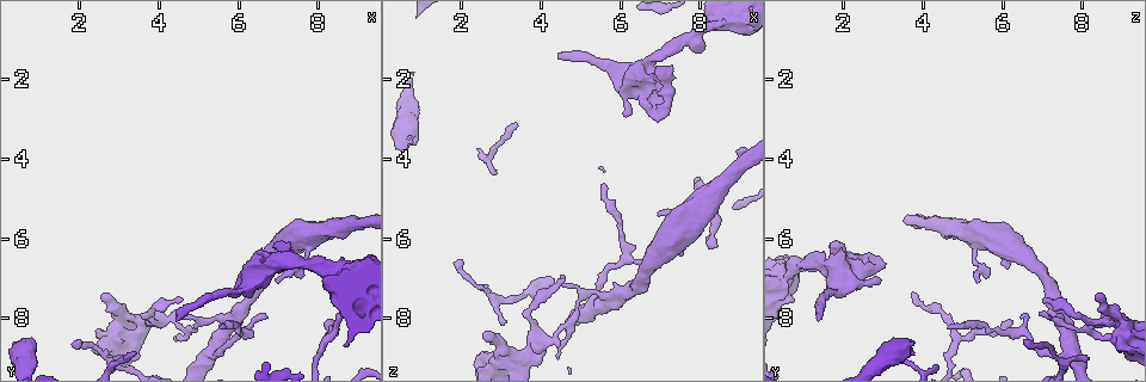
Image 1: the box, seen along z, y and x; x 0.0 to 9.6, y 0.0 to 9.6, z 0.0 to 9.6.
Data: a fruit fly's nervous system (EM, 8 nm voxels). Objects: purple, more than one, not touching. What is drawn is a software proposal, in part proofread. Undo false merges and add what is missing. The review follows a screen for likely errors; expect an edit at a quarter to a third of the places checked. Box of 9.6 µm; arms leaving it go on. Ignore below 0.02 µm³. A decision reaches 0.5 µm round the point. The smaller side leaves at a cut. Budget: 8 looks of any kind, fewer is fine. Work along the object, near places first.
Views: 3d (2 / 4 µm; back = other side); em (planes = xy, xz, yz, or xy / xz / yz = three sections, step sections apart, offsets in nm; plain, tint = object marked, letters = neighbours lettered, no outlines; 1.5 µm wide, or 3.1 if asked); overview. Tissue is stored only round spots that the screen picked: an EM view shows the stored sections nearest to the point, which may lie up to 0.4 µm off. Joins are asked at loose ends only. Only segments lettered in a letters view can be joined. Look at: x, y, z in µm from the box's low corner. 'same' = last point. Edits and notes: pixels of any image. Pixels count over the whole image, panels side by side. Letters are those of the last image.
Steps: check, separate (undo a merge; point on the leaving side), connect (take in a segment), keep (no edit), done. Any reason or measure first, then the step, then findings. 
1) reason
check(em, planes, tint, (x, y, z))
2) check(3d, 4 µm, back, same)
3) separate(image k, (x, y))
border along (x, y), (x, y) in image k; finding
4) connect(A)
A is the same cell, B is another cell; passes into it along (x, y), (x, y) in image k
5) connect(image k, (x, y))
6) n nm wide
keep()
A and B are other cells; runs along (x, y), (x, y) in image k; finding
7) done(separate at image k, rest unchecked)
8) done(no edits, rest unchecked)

three-way junction
check(3d, 4 µm, (4.40, 8.10, 8.35))

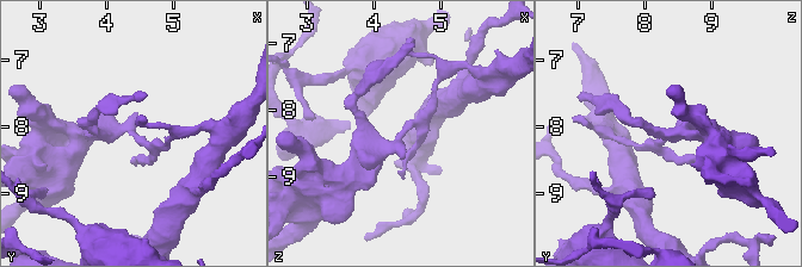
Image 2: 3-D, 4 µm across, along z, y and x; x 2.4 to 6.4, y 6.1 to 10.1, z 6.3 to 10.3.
check(em, planes, tint, (4.35, 8.10, 8.45))

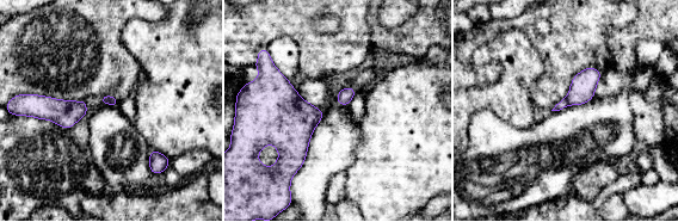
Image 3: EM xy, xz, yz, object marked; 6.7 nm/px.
check(em, planes, letters, same)

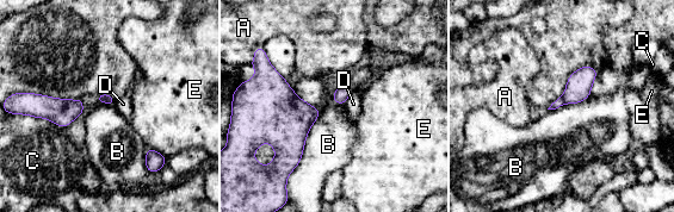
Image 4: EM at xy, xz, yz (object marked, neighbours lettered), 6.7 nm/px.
B touches over 500 nm
separate(image 4, (577, 88))
A, B, C, D and E are other cells; border along (561, 98), (564, 103) in image 4; a second cell is stuck on

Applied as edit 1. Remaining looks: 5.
tapers out
check(em, planes, letters, (6.95, 7.20, 5.35))

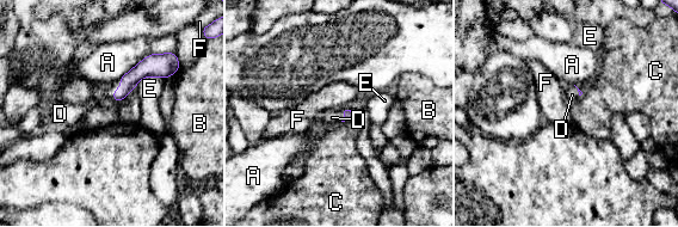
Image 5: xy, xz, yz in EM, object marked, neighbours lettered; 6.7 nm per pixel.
connect(D)
D is the same cell, A, B, C, E and F are other cells; passes into it along (145, 68), (115, 90), (105, 93) in image 5; the cell continues

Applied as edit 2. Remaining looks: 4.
check(overview)

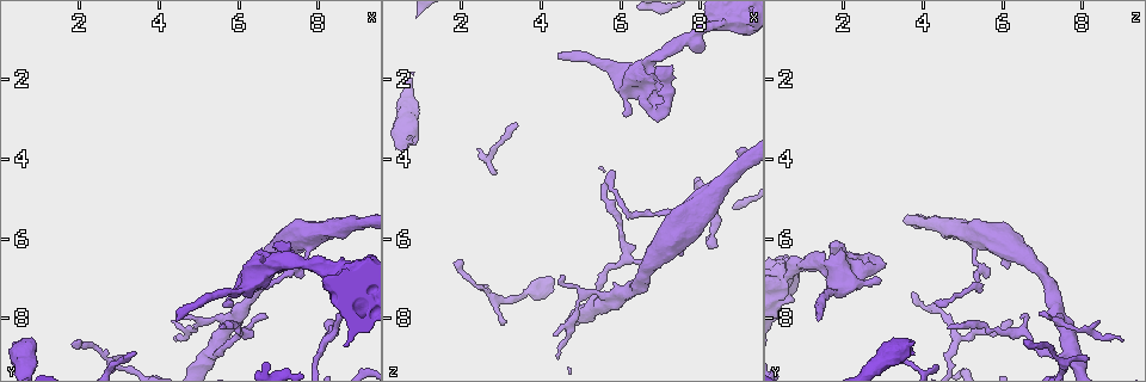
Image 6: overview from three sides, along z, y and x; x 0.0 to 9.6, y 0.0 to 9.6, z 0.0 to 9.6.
free end
check(em, planes, letters, (4.40, 8.00, 1.30))

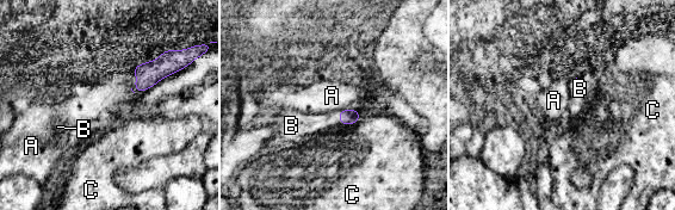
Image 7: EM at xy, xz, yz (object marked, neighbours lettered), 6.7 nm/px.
connect(B)
B is the same cell, A and C are other cells; it goes on there

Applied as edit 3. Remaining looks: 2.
done(separate at image 4, connect at image 5, connect at image 7, rest unchecked)

